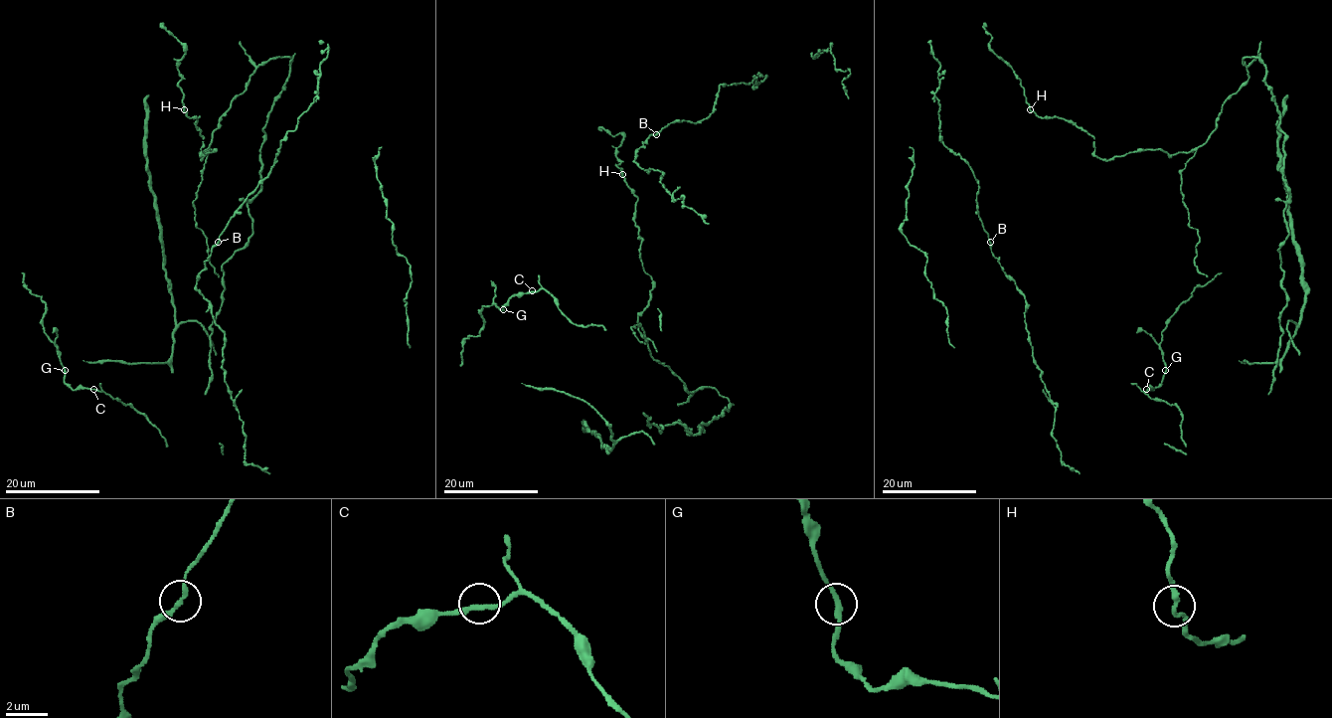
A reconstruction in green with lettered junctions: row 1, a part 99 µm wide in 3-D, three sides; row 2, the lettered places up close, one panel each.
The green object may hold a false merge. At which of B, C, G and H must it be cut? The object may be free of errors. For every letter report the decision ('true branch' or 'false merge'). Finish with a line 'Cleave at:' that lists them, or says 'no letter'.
B: true branch
C: true branch
G: true branch
H: true branch
Cleave at: no letter

